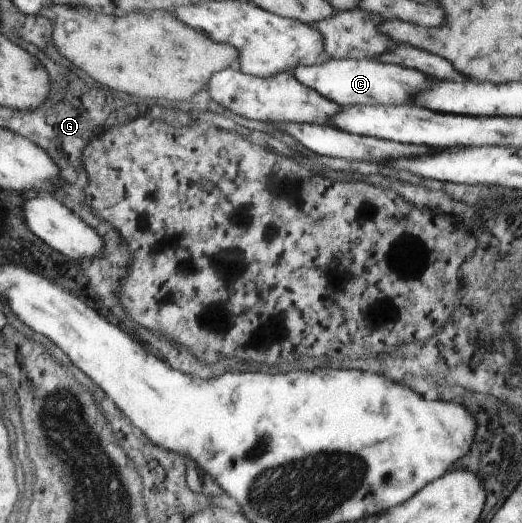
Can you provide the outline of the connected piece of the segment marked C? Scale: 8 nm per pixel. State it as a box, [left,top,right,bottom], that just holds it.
[291,59,432,107]

